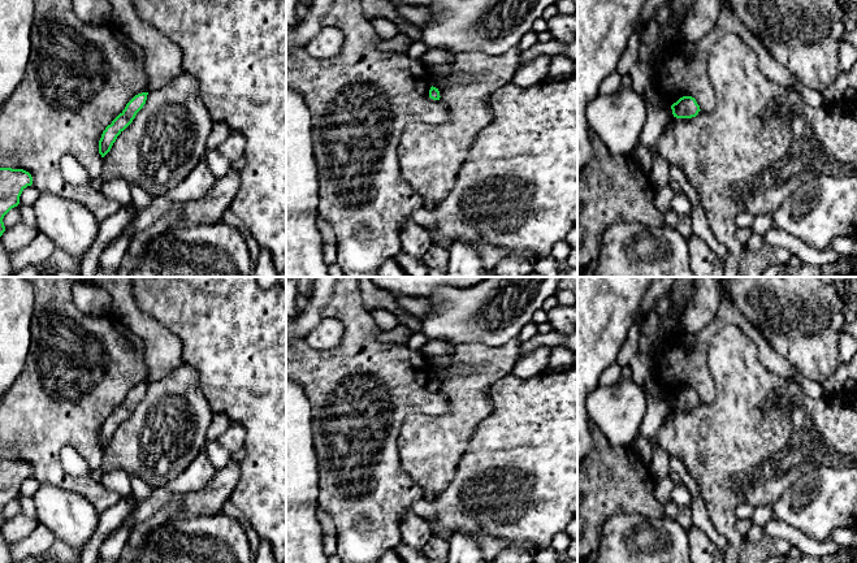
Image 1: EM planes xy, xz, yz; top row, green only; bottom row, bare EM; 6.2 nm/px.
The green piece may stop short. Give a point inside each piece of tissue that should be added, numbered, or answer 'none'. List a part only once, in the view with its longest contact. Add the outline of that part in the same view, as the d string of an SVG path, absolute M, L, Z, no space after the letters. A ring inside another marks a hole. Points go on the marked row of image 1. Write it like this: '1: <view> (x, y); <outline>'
none

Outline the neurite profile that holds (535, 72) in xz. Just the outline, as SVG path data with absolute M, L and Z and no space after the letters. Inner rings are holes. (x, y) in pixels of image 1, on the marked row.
M541 55L529 62L520 64L515 72L511 83L519 87L531 87L545 81L551 57Z

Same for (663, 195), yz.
M663 186L654 189L654 203L663 215L671 209L671 200L678 191L679 190L676 186Z

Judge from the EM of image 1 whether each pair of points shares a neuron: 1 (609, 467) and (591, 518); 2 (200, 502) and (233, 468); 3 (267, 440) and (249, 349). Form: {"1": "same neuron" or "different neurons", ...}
{"1": "same neuron", "2": "same neuron", "3": "same neuron"}

